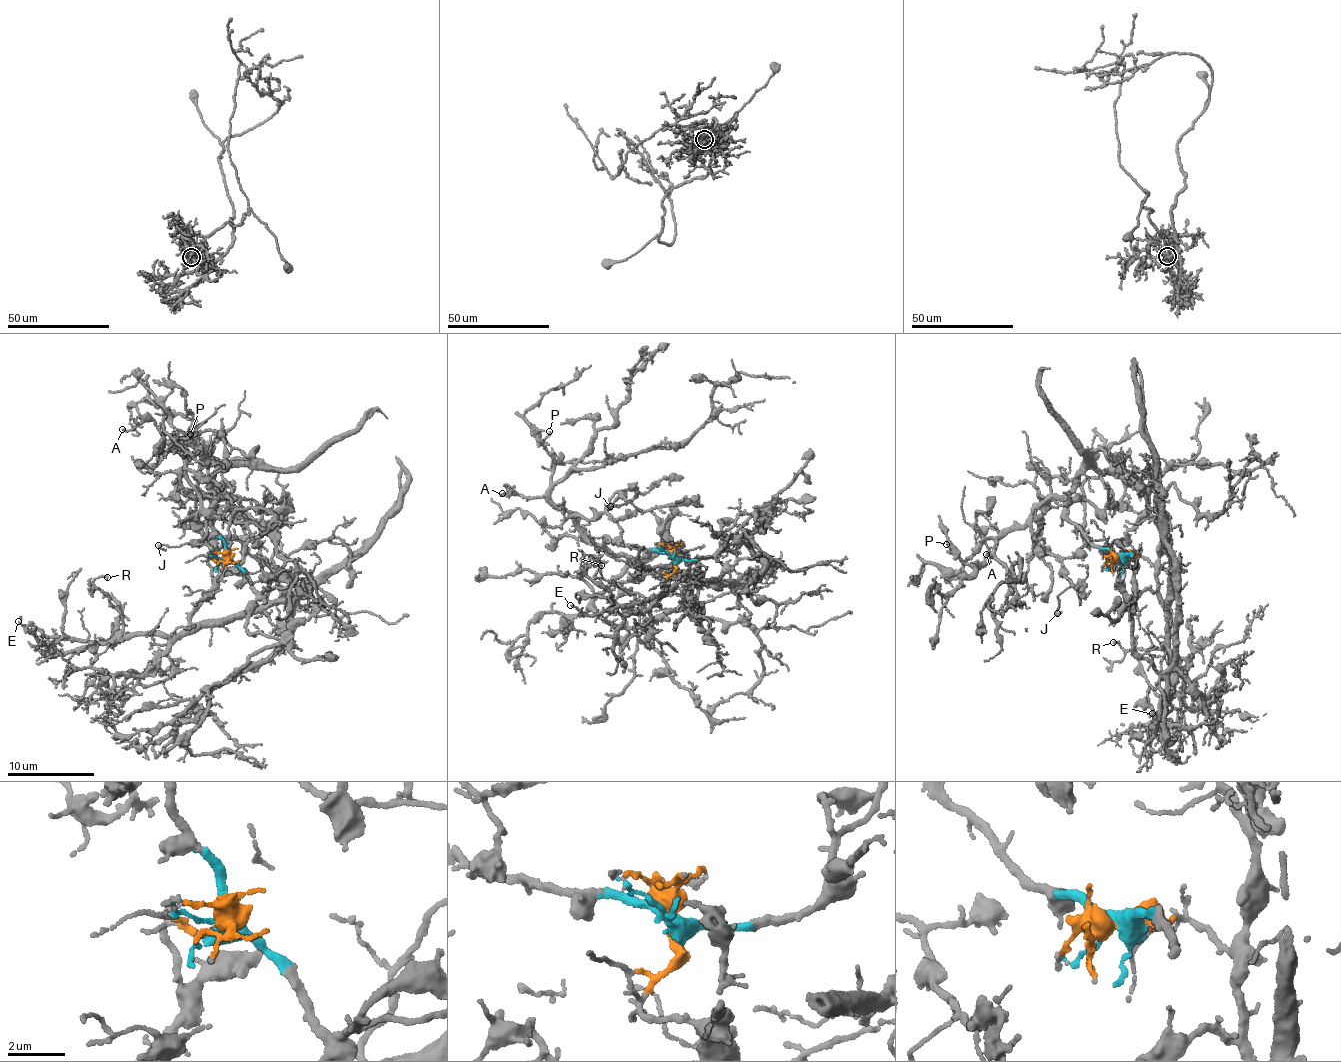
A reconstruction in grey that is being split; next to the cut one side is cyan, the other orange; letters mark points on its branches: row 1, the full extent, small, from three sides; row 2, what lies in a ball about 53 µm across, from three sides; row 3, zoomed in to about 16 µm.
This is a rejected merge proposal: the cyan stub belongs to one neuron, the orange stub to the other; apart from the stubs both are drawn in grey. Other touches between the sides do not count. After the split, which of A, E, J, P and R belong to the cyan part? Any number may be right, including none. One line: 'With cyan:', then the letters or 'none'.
With cyan: A, J, P

